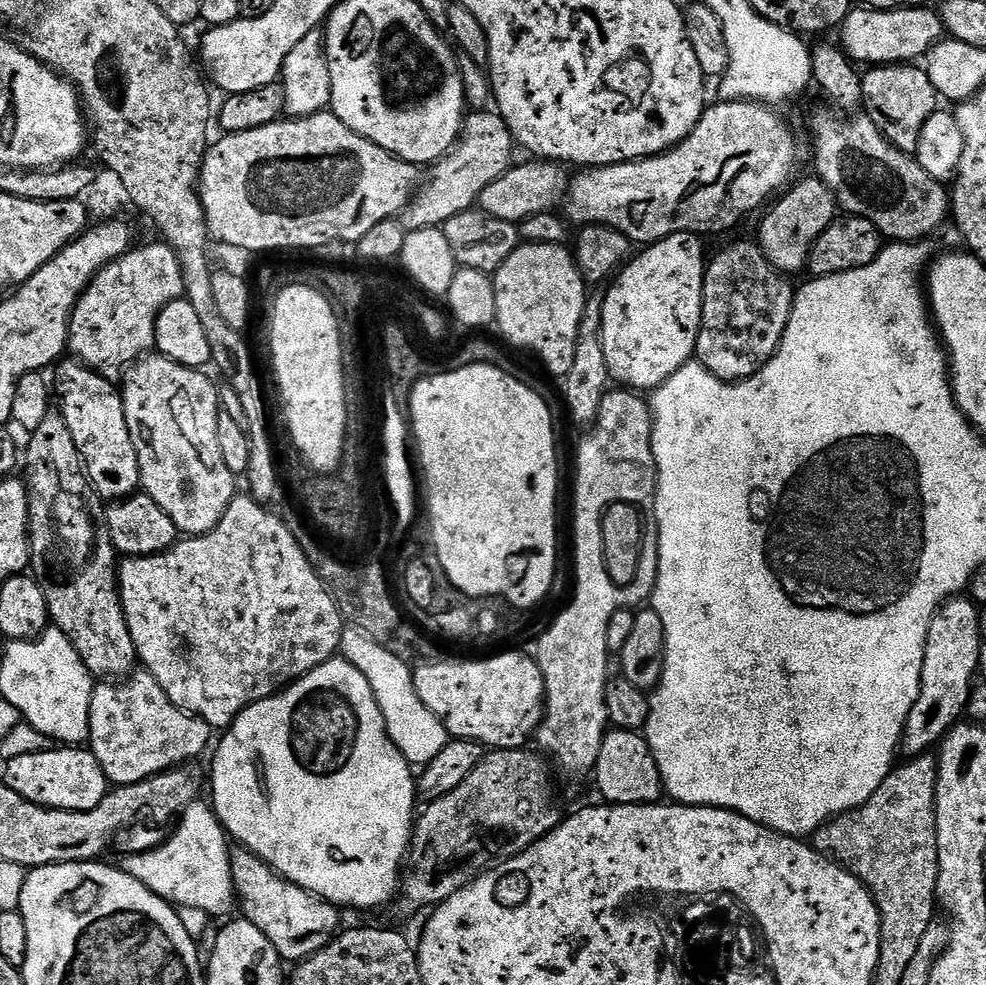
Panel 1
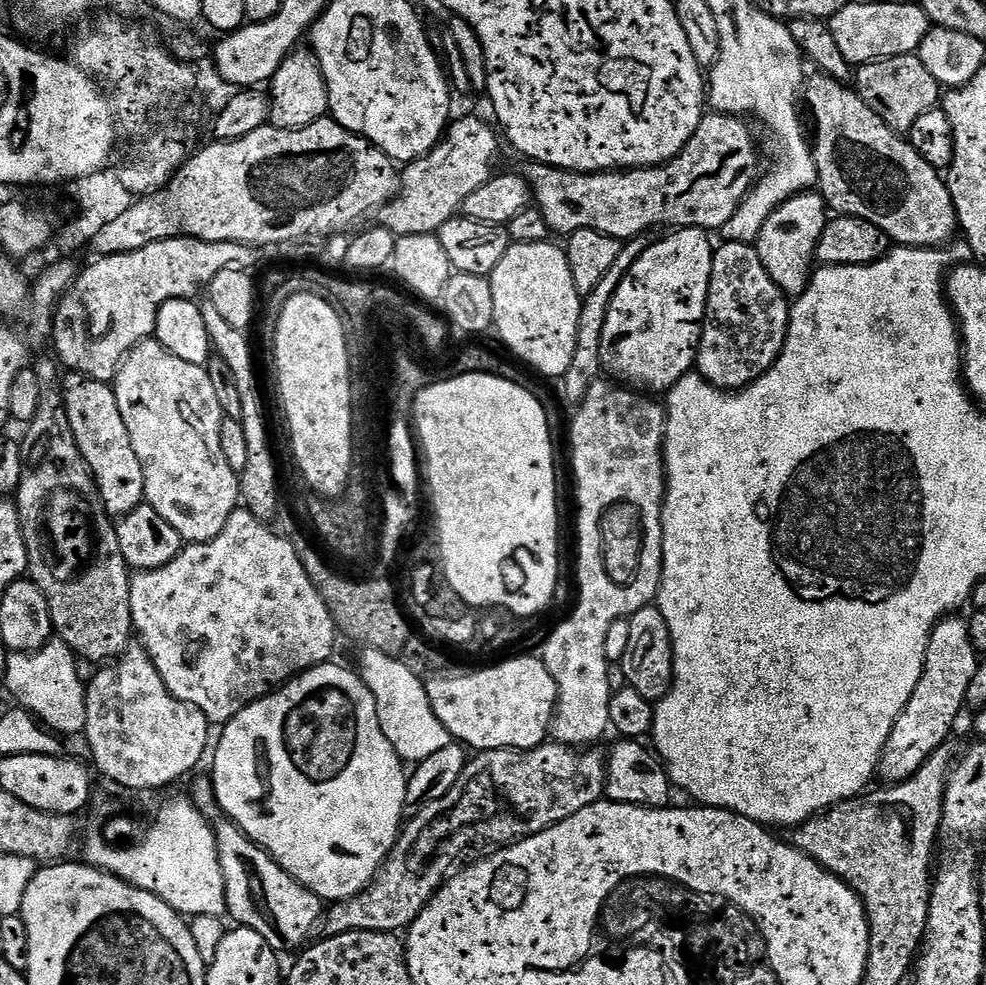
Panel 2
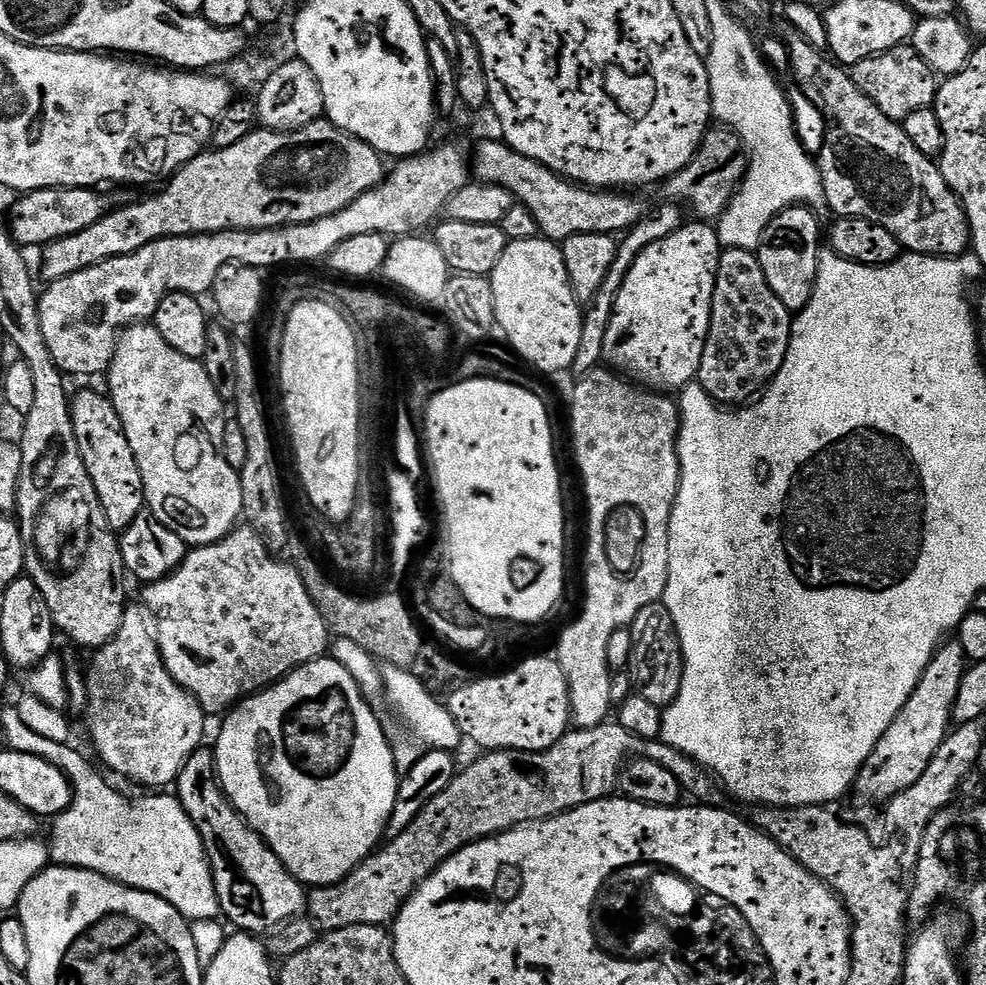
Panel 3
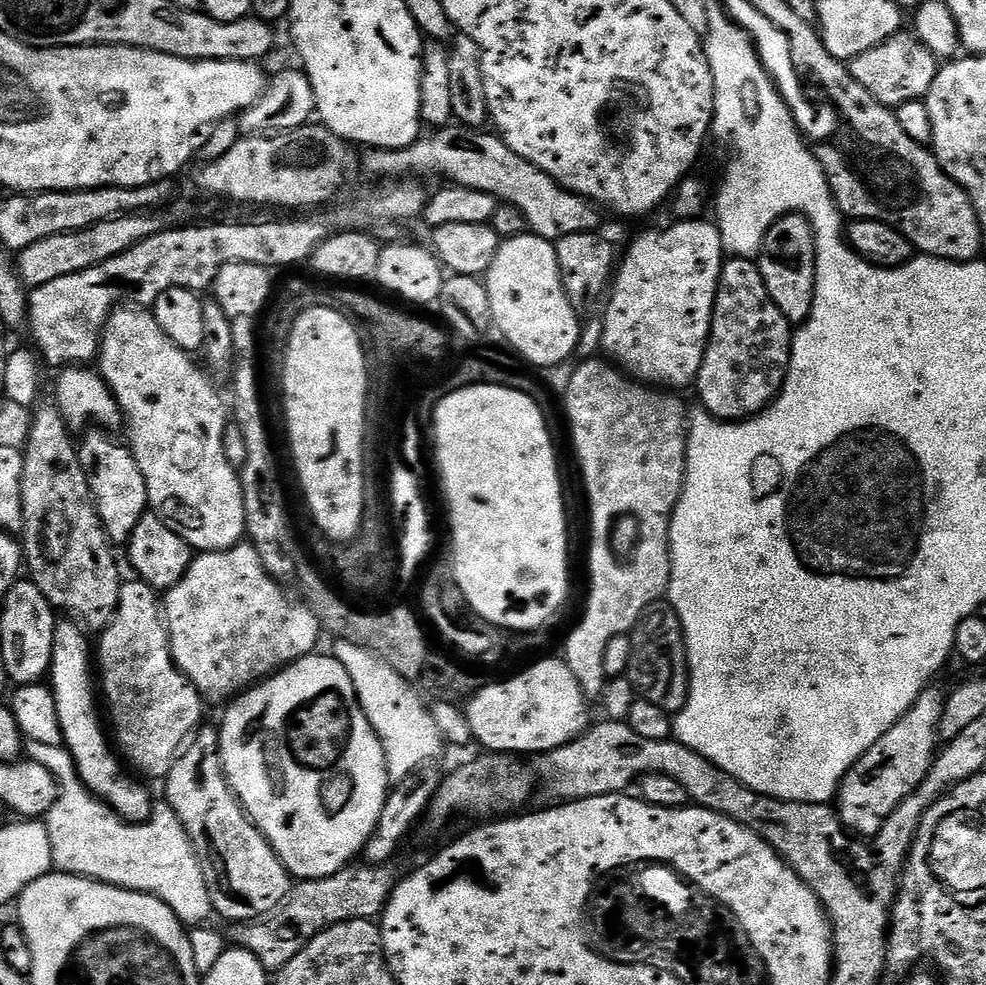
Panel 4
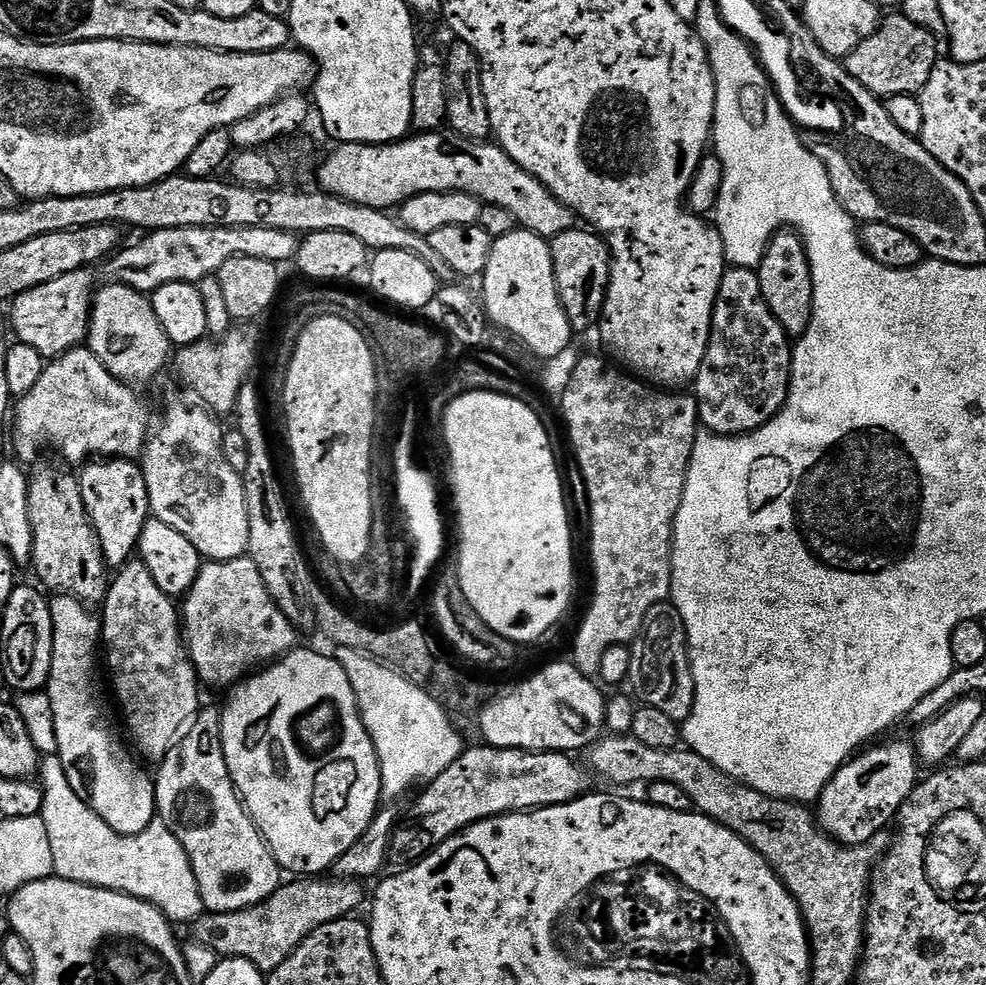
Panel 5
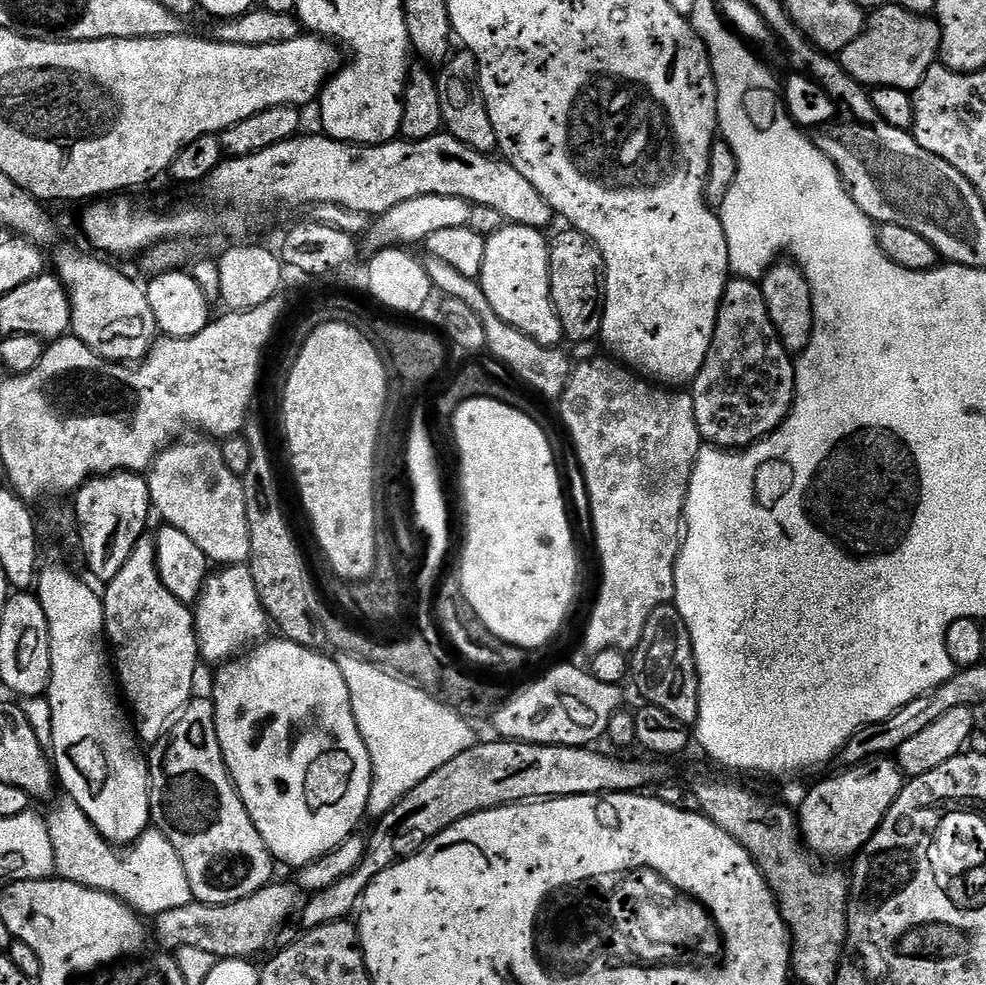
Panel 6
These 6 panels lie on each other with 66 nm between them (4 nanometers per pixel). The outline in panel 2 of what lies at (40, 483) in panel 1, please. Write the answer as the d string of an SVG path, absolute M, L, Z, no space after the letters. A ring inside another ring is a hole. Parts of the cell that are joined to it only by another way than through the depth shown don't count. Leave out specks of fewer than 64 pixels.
M48 356L34 364L40 387L38 412L23 429L22 478L14 493L28 555L27 575L42 590L55 635L65 646L81 661L112 662L130 647L128 639L134 636L130 569L122 558L122 546L118 546L113 517L100 503L92 472L78 450L74 430L70 430L61 369Z

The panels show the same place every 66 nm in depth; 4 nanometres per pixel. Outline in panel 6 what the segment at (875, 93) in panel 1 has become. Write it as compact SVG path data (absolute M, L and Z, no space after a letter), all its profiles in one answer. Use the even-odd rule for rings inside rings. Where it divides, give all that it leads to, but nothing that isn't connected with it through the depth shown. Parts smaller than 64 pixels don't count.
M890 2L884 8L875 9L865 19L862 31L850 42L850 46L840 51L838 59L848 76L853 76L869 89L897 88L911 93L922 78L926 78L926 70L937 63L939 55L939 23L906 10L899 2Z

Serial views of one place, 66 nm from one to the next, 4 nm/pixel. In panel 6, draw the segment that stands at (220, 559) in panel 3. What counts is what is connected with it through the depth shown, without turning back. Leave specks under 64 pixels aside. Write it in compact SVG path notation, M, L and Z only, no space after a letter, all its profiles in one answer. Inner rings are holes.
M244 564L224 566L209 575L200 599L194 605L194 615L200 655L212 666L235 660L270 636L270 621L262 606L262 598L258 598L254 574L251 567Z

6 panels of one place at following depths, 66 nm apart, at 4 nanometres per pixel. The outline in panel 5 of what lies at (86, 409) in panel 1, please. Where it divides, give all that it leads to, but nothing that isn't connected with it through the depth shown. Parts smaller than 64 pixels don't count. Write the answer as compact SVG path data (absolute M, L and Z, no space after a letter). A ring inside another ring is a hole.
M96 458L79 469L78 479L82 502L96 531L104 563L109 569L119 570L133 559L144 524L150 519L144 469L128 458Z

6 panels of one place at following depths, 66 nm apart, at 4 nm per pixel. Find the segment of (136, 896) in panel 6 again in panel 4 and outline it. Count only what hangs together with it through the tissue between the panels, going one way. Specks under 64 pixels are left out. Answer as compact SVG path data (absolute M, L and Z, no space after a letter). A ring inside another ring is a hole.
M27 741L24 746L24 752L27 759L34 762L38 762L40 766L44 766L46 770L54 774L57 780L57 796L54 802L54 806L48 811L48 814L44 818L44 823L47 826L47 833L50 836L50 848L51 848L51 860L53 869L68 875L85 876L91 880L97 880L103 884L114 885L116 888L130 889L132 892L142 892L148 895L156 896L159 900L166 902L174 914L179 918L180 922L186 926L200 926L208 922L208 918L213 915L212 903L210 902L209 890L206 888L205 875L202 874L201 862L196 856L196 851L193 848L193 844L189 840L189 836L185 832L185 828L182 827L177 815L174 814L171 807L166 802L158 802L153 805L153 812L142 824L134 824L122 819L119 813L109 808L106 803L100 798L94 796L89 789L80 780L80 775L77 774L76 763L74 763L72 755L68 752L67 748L63 746L45 746L44 744L38 744Z

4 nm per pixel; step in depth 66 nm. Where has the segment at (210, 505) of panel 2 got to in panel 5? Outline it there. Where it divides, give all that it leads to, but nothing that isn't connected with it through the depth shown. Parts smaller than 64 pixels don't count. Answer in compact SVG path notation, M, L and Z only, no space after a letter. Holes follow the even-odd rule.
M108 282L92 297L86 344L110 374L125 382L154 379L167 364L169 367L174 352L166 330L162 330L162 322L158 322L158 314L154 314L151 299L143 292L115 282ZM180 396L168 404L160 429L153 431L144 445L142 467L148 491L148 507L157 520L186 534L205 561L233 560L245 555L250 542L250 518L246 514L246 490L241 473L235 472L222 454L225 429L203 403Z

